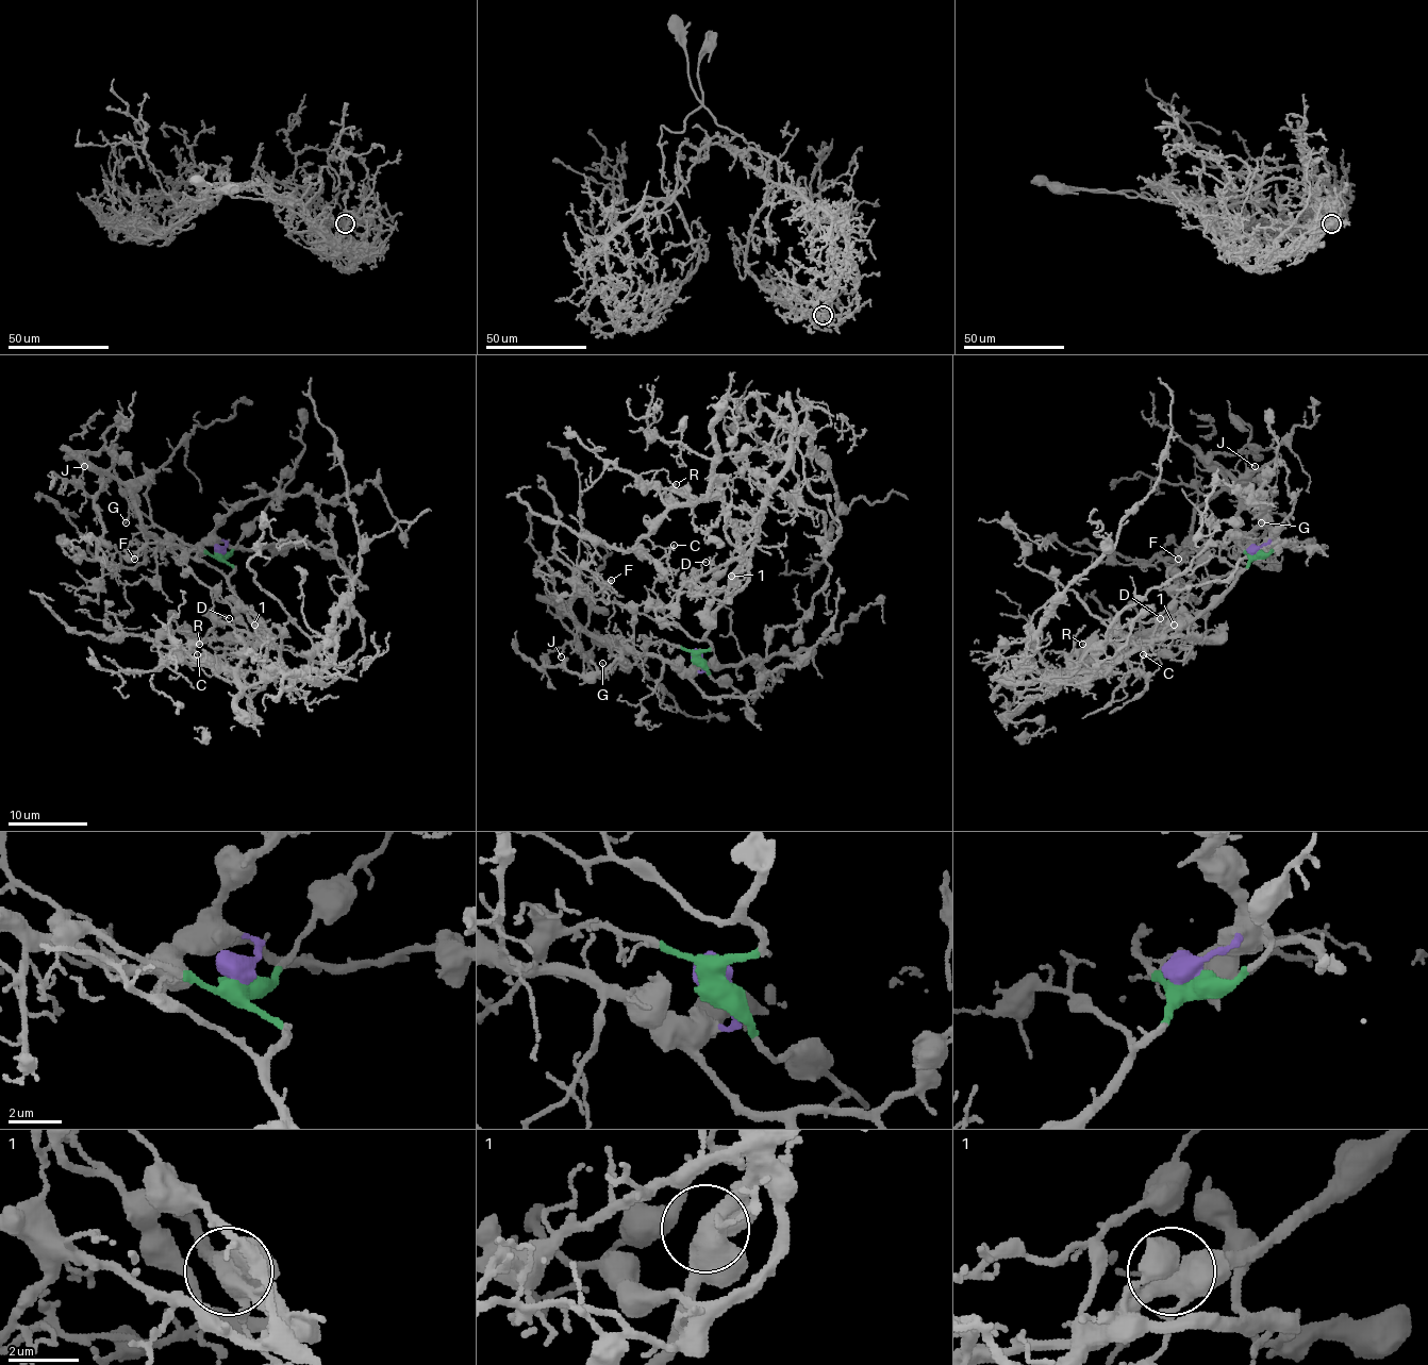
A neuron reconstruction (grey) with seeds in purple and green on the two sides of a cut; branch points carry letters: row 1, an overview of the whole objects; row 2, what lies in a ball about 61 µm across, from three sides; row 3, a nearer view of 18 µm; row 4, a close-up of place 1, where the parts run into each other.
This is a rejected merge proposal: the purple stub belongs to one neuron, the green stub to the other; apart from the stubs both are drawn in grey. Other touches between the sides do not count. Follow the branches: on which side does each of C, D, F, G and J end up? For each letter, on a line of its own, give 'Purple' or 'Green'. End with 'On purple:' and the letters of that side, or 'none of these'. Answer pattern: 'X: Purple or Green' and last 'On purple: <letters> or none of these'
C: Green
D: Green
F: Green
G: Green
J: Purple
On purple: J

